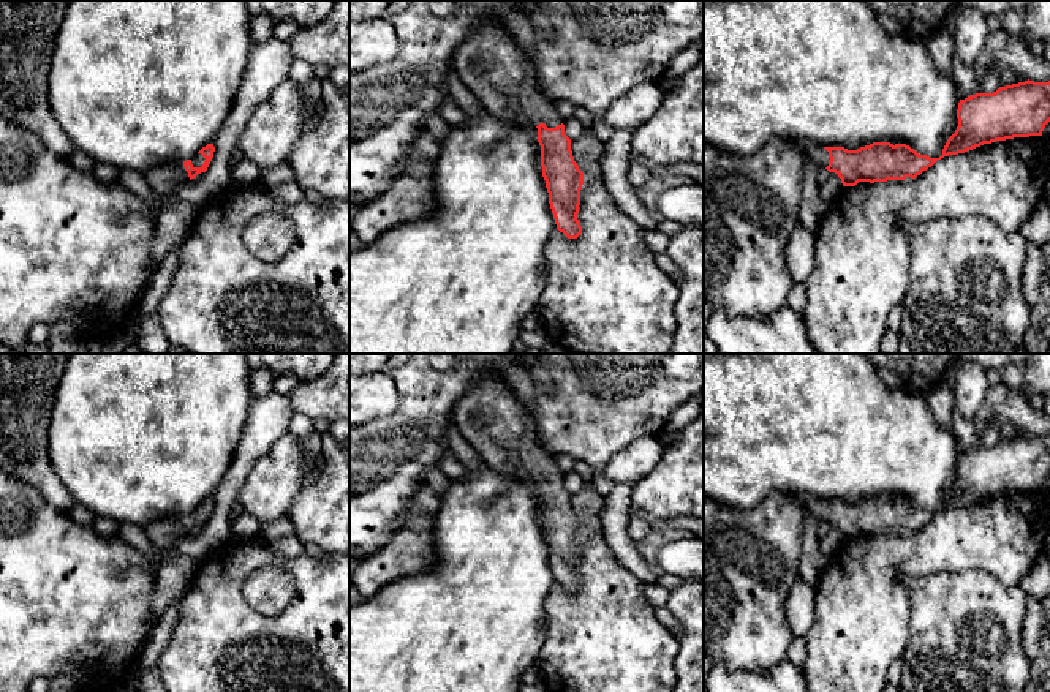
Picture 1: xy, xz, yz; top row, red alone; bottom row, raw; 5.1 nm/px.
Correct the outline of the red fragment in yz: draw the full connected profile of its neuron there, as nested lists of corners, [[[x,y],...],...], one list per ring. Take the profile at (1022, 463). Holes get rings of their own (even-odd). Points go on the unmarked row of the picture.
[[[1025,434],[999,441],[993,447],[976,447],[960,453],[958,480],[947,493],[942,509],[919,509],[906,498],[873,496],[857,504],[844,501],[802,501],[819,521],[835,526],[843,540],[859,536],[916,532],[938,513],[965,507],[984,498],[1014,491],[1042,490],[1050,476],[1050,434]]]

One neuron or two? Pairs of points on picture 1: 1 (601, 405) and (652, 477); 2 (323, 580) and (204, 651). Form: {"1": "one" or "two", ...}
{"1": "two", "2": "one"}

